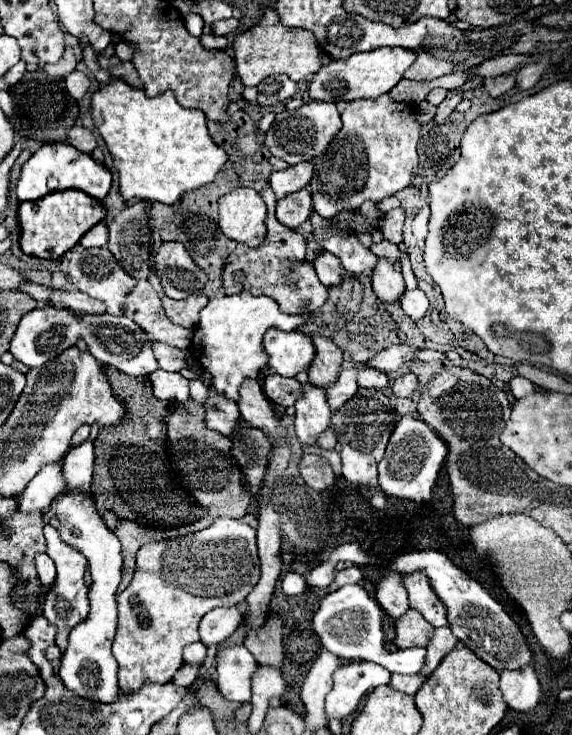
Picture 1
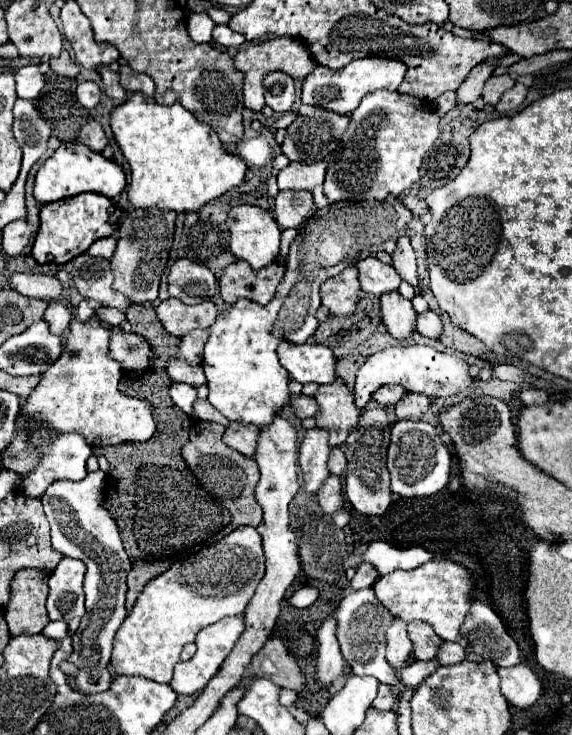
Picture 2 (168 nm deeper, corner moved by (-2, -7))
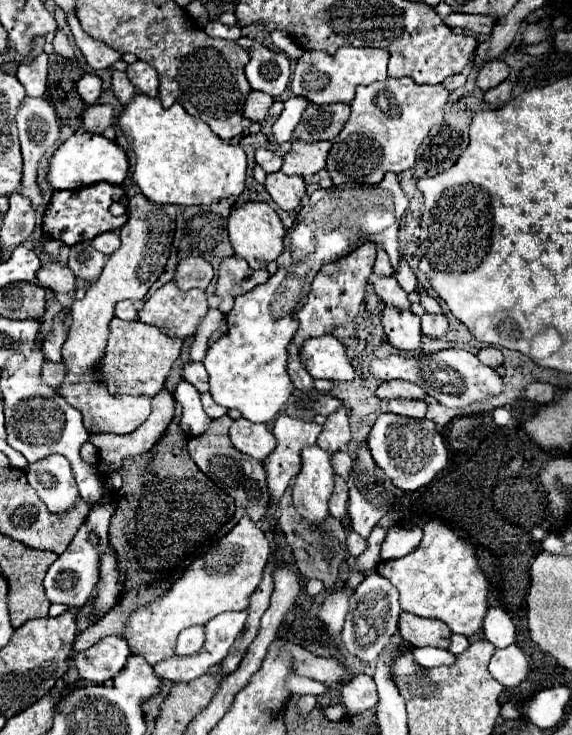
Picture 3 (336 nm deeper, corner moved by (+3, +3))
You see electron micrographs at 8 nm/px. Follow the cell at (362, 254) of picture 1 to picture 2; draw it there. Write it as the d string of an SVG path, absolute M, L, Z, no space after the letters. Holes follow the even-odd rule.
M367 256L363 260L357 260L353 266L359 270L359 282L361 290L373 296L381 296L385 292L397 290L401 284L401 276L393 266L387 266L379 262L375 256Z

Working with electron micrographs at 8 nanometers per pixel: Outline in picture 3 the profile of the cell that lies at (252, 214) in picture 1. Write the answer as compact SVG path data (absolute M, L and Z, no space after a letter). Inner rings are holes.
M246 202L242 206L236 206L236 210L228 218L228 236L234 246L234 252L240 254L252 270L266 268L270 262L274 262L282 250L284 250L284 226L276 210L264 202Z

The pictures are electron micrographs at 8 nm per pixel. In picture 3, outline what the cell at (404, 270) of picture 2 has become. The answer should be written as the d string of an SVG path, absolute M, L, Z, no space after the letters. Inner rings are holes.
M400 260L400 270L398 270L396 280L398 280L398 284L400 284L400 288L402 288L404 292L410 294L410 292L416 290L416 276L414 276L414 272L410 270L410 266L408 266L406 260Z

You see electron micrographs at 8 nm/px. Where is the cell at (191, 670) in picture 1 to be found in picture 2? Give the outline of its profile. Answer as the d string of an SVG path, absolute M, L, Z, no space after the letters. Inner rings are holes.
M233 616L233 618L223 618L211 626L205 626L199 634L197 634L197 652L189 662L179 662L175 666L173 678L171 678L171 688L177 694L195 694L199 690L203 690L207 686L207 682L219 672L223 660L229 656L231 648L235 646L237 638L243 632L243 618L241 616Z

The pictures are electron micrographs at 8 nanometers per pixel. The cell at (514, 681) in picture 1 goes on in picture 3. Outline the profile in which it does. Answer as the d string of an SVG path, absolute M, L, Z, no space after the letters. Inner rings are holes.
M510 644L492 654L490 672L502 686L516 688L528 674L528 658L516 644Z

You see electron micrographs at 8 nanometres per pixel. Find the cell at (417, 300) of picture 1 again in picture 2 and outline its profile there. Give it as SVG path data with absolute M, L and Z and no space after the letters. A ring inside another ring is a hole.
M433 310L421 312L421 314L417 314L415 330L417 330L421 336L437 338L437 336L441 334L441 320L439 320L439 316L437 316Z

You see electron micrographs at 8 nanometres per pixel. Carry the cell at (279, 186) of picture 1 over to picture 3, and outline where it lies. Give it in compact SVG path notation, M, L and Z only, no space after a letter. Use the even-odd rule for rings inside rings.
M296 140L292 150L284 156L282 172L288 176L296 174L302 178L314 176L316 172L326 168L326 158L330 148L332 148L332 142L328 140L318 140L318 142Z

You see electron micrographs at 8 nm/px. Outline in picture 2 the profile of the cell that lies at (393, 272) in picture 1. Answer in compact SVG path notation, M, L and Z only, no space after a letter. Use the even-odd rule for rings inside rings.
M395 290L381 296L381 318L393 338L405 340L415 330L417 312L413 304Z

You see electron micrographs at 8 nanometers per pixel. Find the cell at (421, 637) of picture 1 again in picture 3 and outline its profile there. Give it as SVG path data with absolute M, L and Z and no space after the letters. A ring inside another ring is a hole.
M402 612L398 630L400 630L400 636L416 648L418 646L434 646L434 648L450 646L452 630L436 618L422 618L410 612Z

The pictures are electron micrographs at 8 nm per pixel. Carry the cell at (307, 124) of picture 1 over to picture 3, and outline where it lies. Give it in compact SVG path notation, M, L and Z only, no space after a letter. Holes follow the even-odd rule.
M336 102L336 104L310 104L304 112L304 120L296 128L296 140L318 142L318 140L332 140L348 122L350 106Z

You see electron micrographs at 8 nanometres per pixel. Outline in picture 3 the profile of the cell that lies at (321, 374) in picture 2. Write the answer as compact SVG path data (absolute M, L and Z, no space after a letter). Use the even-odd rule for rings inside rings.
M324 334L320 338L312 338L304 342L300 350L300 358L312 378L328 378L328 380L354 380L356 370L346 356L346 346L334 338L332 334Z

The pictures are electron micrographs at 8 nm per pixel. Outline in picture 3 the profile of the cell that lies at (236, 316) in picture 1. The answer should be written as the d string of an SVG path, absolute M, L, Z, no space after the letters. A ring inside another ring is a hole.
M390 172L384 176L384 180L378 186L332 186L328 190L316 190L312 196L308 196L296 214L296 224L290 228L290 246L280 254L278 272L264 284L256 286L252 292L246 292L236 298L236 304L232 312L228 314L228 334L218 338L206 352L204 366L210 374L210 394L216 404L224 408L236 408L240 414L250 422L264 422L268 424L274 420L284 406L284 402L294 392L294 386L286 372L286 346L296 334L296 320L292 314L298 310L300 302L308 296L312 278L316 272L328 264L334 262L352 250L356 250L364 242L376 242L380 248L384 248L390 256L390 262L394 264L394 276L398 270L400 254L398 254L398 226L400 218L404 216L408 208L408 198L402 192L398 184L398 176Z

